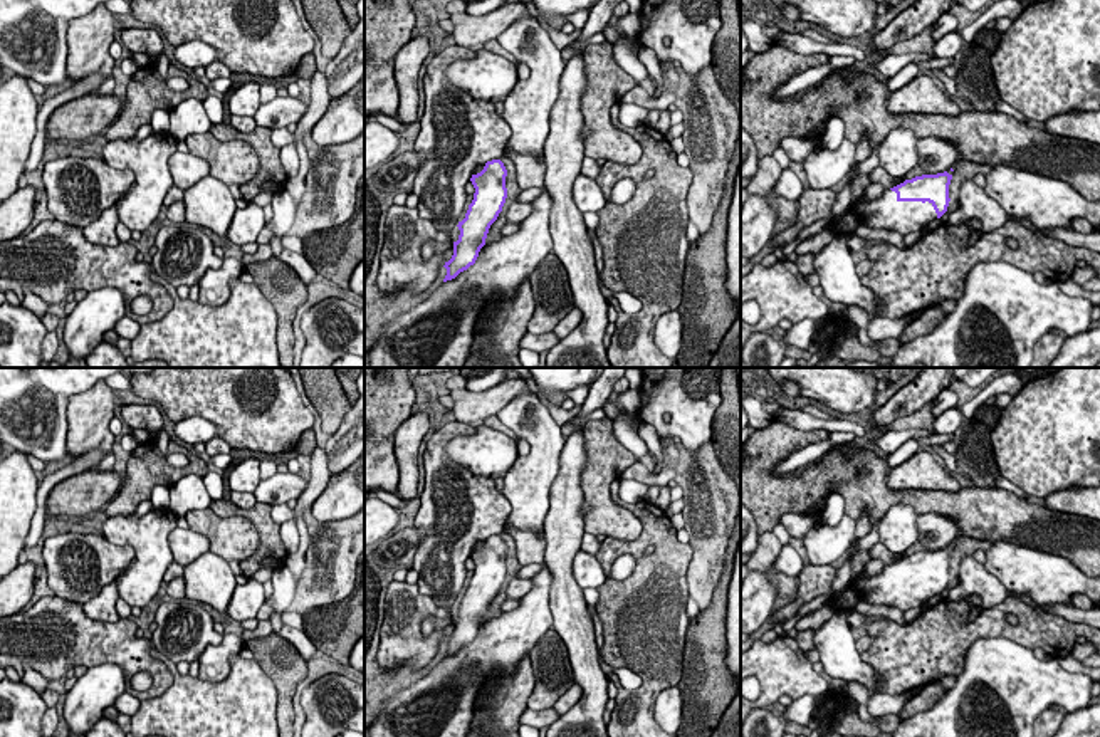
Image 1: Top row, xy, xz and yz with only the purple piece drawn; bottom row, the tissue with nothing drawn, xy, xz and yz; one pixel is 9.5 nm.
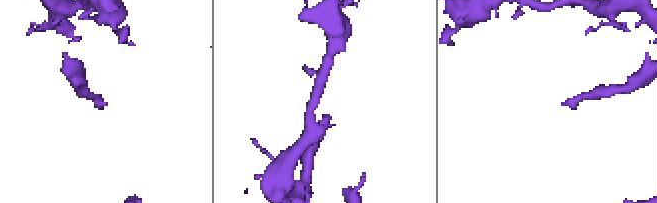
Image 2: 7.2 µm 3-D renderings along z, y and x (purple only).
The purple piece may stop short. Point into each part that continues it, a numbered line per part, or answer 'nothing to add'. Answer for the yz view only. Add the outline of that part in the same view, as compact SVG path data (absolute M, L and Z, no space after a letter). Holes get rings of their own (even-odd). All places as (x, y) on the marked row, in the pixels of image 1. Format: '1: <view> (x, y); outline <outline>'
1: yz (906, 217); outline M856 168L846 178L851 185L850 212L860 223L870 228L890 228L902 235L920 232L925 225L937 218L932 203L925 201L898 201L897 193L883 190L882 196L863 201L863 191L872 185L868 175L858 175Z

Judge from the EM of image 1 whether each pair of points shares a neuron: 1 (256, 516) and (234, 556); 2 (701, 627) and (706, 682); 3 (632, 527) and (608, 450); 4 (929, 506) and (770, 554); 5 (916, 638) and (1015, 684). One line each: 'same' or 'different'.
1: different
2: same
3: same
4: different
5: different

